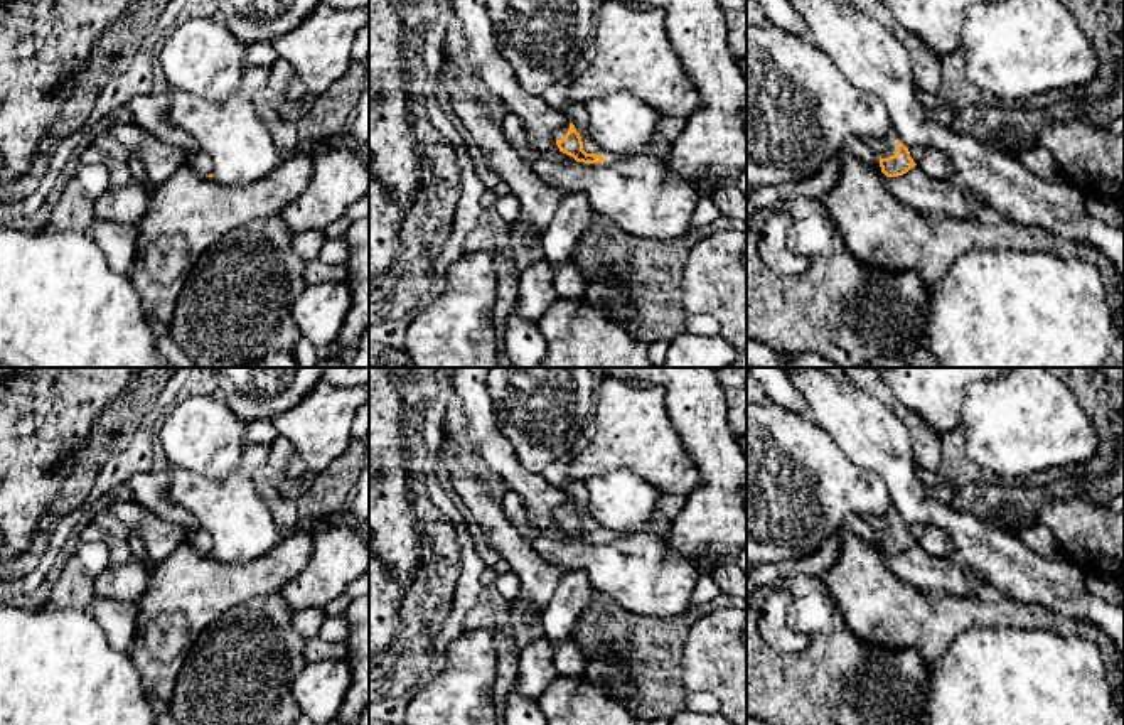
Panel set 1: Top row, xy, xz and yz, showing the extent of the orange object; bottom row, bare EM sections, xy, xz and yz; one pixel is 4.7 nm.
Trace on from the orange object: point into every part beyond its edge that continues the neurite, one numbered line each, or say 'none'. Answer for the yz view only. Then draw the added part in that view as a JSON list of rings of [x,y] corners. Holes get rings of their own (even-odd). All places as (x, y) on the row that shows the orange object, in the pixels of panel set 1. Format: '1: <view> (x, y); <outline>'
1: yz (887, 147); [[[893,128],[888,130],[883,140],[868,138],[866,143],[870,145],[871,152],[876,158],[888,158],[897,153],[898,137]]]

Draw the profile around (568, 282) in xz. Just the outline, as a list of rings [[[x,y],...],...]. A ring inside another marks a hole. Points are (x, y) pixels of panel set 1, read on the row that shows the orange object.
[[[566,263],[561,266],[549,265],[553,273],[553,285],[556,288],[558,297],[561,298],[583,298],[586,293],[586,283],[573,263]]]

